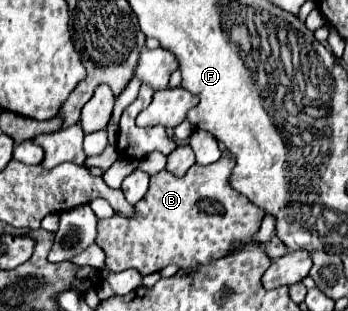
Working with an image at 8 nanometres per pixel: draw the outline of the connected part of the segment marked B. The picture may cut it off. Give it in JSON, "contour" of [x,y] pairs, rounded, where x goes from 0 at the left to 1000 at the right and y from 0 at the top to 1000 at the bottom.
{"contour":[[[635,505],[606,531],[560,524],[532,569],[503,569],[486,550],[440,563],[428,614],[388,659],[382,691],[330,678],[319,704],[279,717],[279,788],[302,807],[296,891],[365,859],[394,865],[405,884],[434,884],[480,852],[566,859],[606,846],[635,833],[664,781],[704,775],[739,749],[761,678],[664,608],[658,569],[670,537],[675,518],[664,505]]]}

